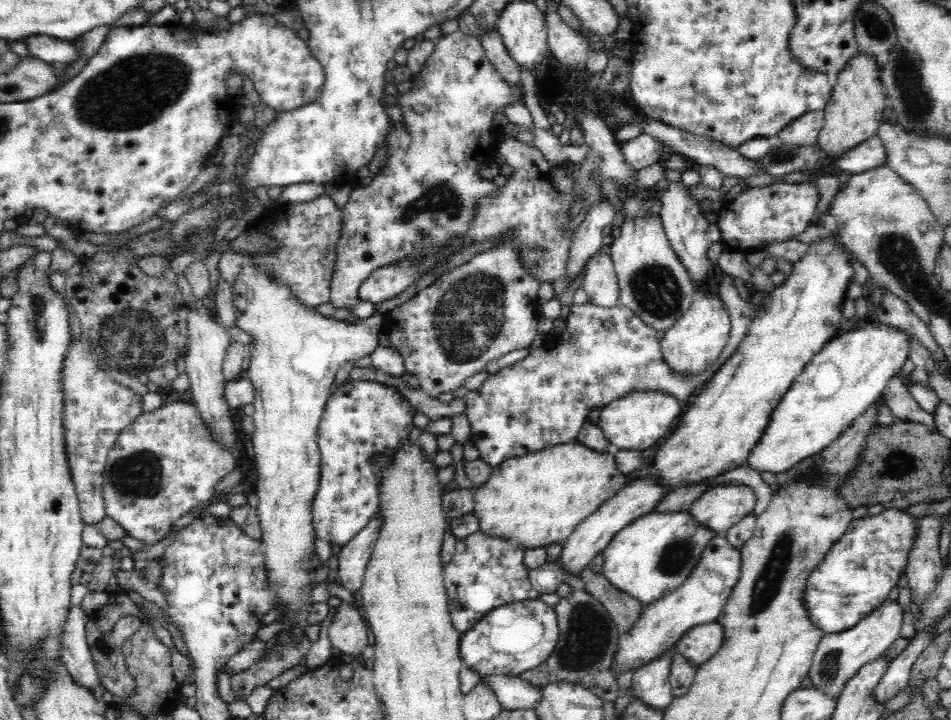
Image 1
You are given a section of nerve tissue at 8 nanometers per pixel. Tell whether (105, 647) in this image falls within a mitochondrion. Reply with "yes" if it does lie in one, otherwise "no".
yes

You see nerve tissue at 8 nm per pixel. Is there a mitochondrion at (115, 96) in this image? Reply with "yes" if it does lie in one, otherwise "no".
yes

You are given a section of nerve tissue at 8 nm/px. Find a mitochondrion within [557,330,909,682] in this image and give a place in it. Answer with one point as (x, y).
(767, 582)

